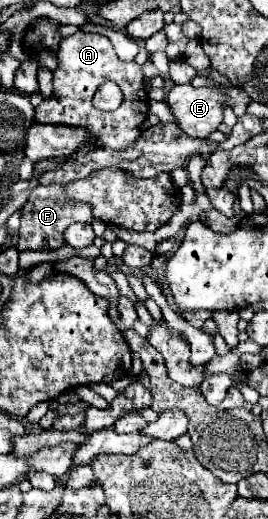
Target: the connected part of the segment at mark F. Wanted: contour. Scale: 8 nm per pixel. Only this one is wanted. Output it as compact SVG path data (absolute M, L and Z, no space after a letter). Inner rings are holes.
M64 184L52 186L38 186L28 204L22 208L22 222L20 222L20 240L18 250L56 250L64 246L64 230L72 222L92 222L92 206L80 200L70 200L64 194Z

